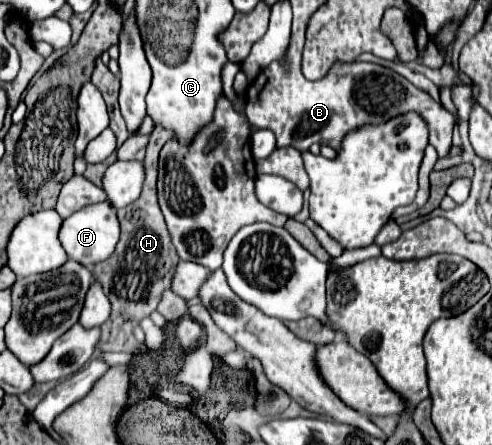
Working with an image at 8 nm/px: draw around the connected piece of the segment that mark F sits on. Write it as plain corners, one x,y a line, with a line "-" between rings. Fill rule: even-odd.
110,201
88,205
88,207
76,211
76,215
70,215
68,219
64,219
62,229
60,229
60,241
62,241
64,249
68,251
68,257
76,259
84,267
92,267
104,259
108,259
114,253
118,239
120,239
120,223
118,223
116,211

